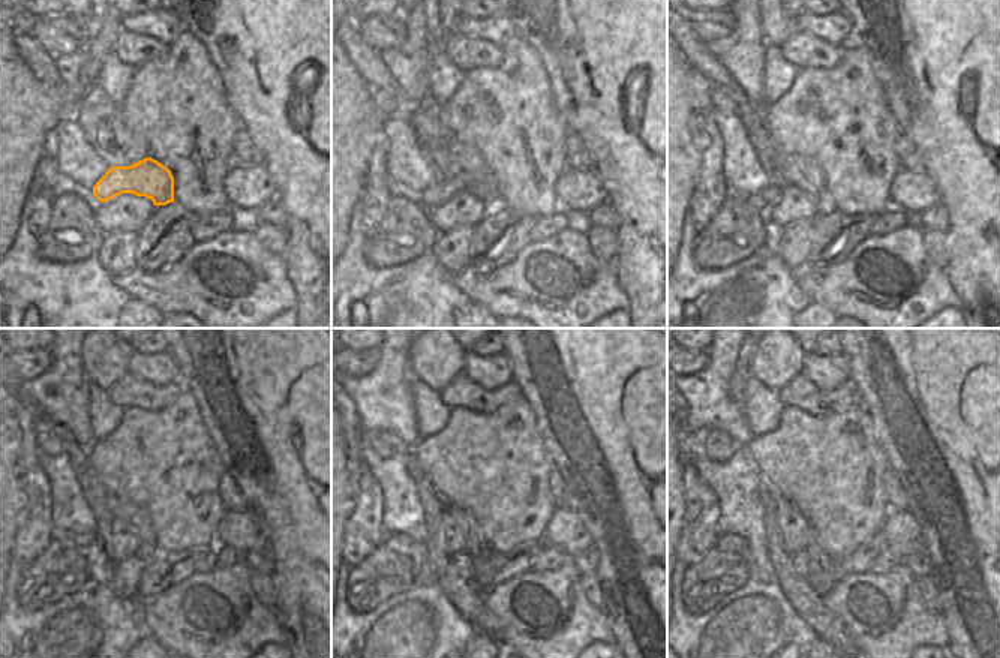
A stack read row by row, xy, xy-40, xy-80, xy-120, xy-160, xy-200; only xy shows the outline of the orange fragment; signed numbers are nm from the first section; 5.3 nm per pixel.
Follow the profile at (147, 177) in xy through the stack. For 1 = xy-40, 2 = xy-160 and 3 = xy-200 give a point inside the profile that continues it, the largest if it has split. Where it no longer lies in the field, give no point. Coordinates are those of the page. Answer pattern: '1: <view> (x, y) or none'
1: xy-40 (441, 191)
2: xy-160 (401, 543)
3: xy-200 (729, 543)

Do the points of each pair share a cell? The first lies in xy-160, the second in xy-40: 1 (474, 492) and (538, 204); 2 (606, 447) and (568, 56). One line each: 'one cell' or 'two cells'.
1: one cell
2: one cell

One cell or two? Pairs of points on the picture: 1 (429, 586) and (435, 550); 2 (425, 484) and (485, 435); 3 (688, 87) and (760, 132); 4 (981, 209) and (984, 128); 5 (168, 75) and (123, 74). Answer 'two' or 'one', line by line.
1: two
2: two
3: two
4: one
5: two

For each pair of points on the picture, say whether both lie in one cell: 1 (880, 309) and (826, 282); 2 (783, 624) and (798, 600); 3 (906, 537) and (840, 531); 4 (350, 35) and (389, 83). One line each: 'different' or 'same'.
1: same
2: different
3: different
4: same

